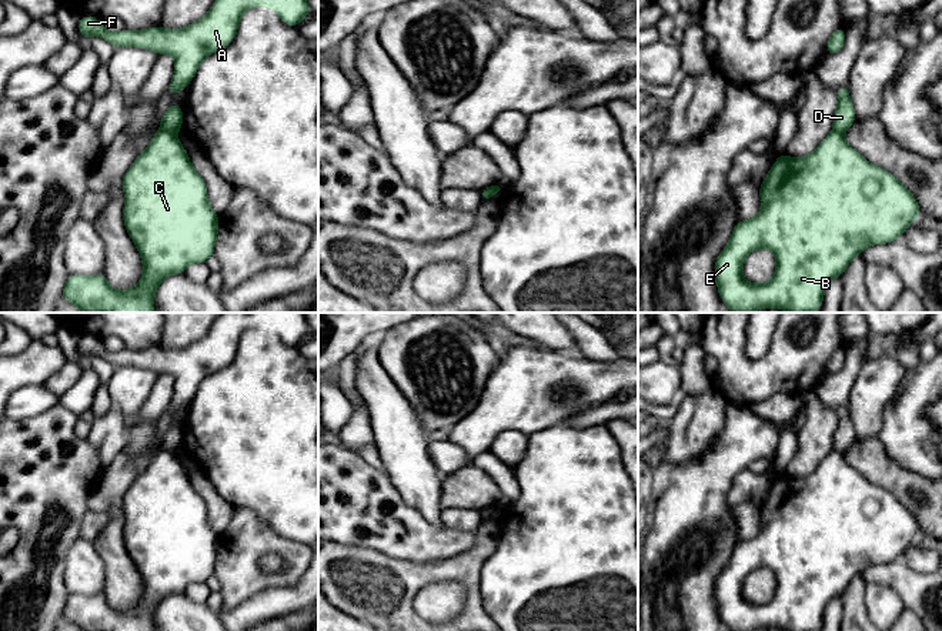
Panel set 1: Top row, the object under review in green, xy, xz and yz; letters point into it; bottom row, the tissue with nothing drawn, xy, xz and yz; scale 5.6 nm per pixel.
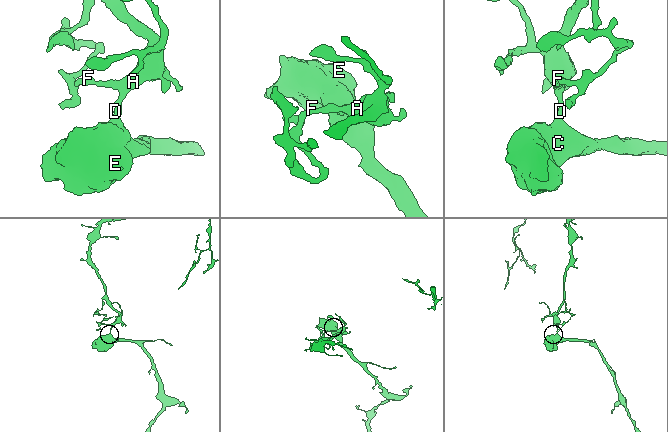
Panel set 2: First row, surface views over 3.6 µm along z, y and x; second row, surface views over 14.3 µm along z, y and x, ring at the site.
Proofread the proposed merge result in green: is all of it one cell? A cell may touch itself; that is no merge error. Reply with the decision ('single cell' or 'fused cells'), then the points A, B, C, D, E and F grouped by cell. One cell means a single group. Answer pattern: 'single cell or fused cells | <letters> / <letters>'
fused cells | A D F / B C E

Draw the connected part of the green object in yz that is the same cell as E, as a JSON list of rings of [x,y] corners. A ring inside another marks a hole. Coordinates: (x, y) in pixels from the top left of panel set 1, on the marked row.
[[[839,131],[829,133],[806,157],[794,158],[781,151],[765,180],[759,186],[761,211],[751,220],[738,220],[728,244],[715,261],[715,281],[719,298],[732,313],[752,313],[759,308],[781,308],[788,313],[815,313],[824,303],[825,287],[841,277],[851,260],[871,244],[888,244],[921,217],[915,196],[891,173],[872,166],[854,150]],[[768,248],[776,258],[771,281],[751,284],[742,276],[746,256]]]

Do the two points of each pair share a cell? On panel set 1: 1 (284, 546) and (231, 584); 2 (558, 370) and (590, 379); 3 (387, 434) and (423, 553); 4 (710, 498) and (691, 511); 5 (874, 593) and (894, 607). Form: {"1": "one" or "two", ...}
{"1": "one", "2": "one", "3": "two", "4": "one", "5": "one"}

